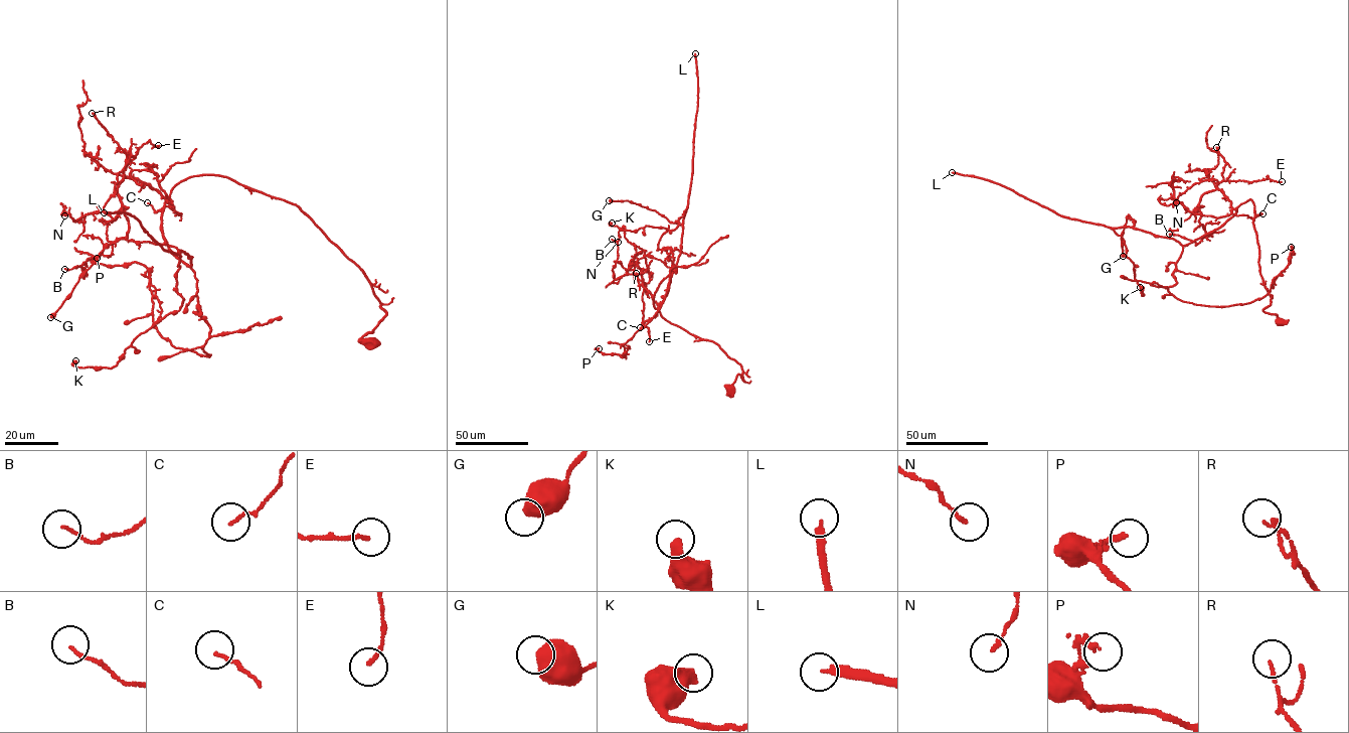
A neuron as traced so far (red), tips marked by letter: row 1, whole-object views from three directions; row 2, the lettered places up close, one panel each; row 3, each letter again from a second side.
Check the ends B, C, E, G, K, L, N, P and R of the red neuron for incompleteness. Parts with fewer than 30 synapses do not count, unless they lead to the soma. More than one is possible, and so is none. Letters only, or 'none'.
L

